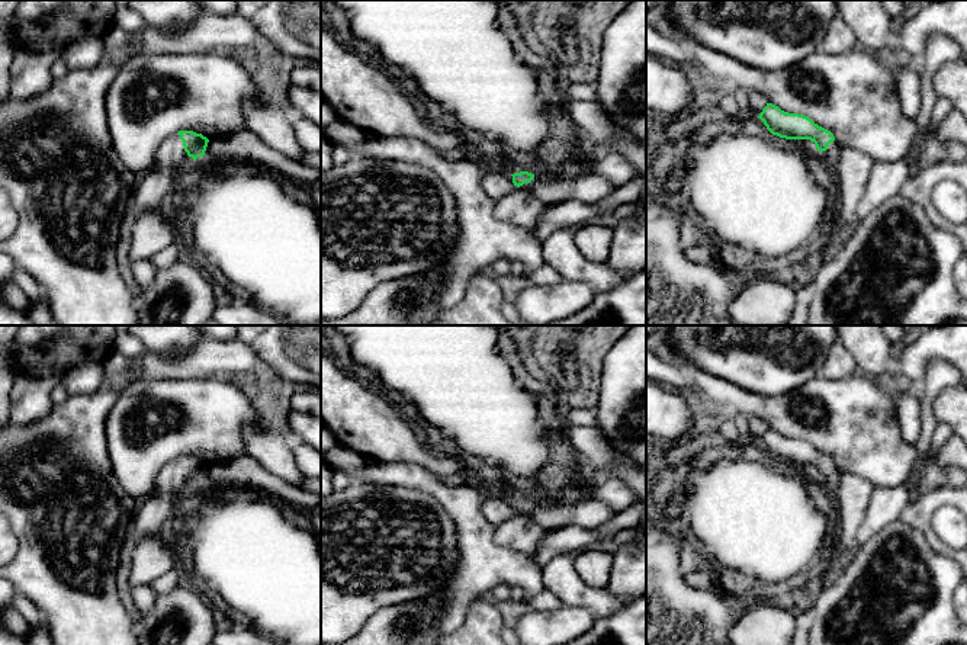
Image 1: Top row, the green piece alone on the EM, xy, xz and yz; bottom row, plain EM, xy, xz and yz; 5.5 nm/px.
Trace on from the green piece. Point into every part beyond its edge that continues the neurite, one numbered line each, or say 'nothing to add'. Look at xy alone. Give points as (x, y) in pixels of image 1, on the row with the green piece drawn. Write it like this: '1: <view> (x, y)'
1: xy (154, 189)

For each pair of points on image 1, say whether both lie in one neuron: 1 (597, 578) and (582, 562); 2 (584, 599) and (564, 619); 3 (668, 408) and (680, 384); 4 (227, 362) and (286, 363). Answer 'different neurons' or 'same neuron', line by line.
1: same neuron
2: different neurons
3: different neurons
4: different neurons

